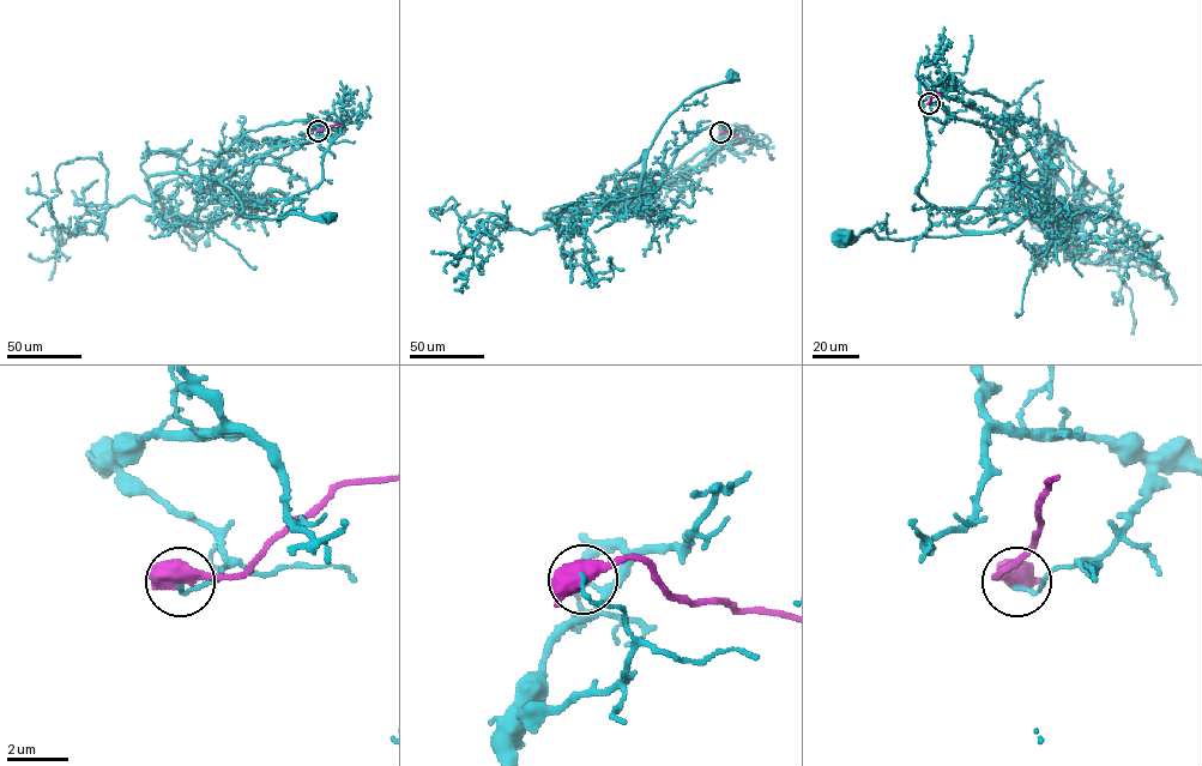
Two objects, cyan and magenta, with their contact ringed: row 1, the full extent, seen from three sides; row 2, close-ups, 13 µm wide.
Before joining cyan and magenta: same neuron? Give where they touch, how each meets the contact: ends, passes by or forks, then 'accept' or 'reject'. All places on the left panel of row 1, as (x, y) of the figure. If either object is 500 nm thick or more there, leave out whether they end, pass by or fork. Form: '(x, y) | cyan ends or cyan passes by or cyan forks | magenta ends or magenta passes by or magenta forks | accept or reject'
(318, 131) | reject

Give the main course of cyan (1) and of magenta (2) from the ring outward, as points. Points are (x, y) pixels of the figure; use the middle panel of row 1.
1: (720, 132), (706, 167), (686, 169), (646, 198), (640, 192), (646, 154), (666, 118), (696, 90), (731, 76)
2: (720, 132), (743, 139)

